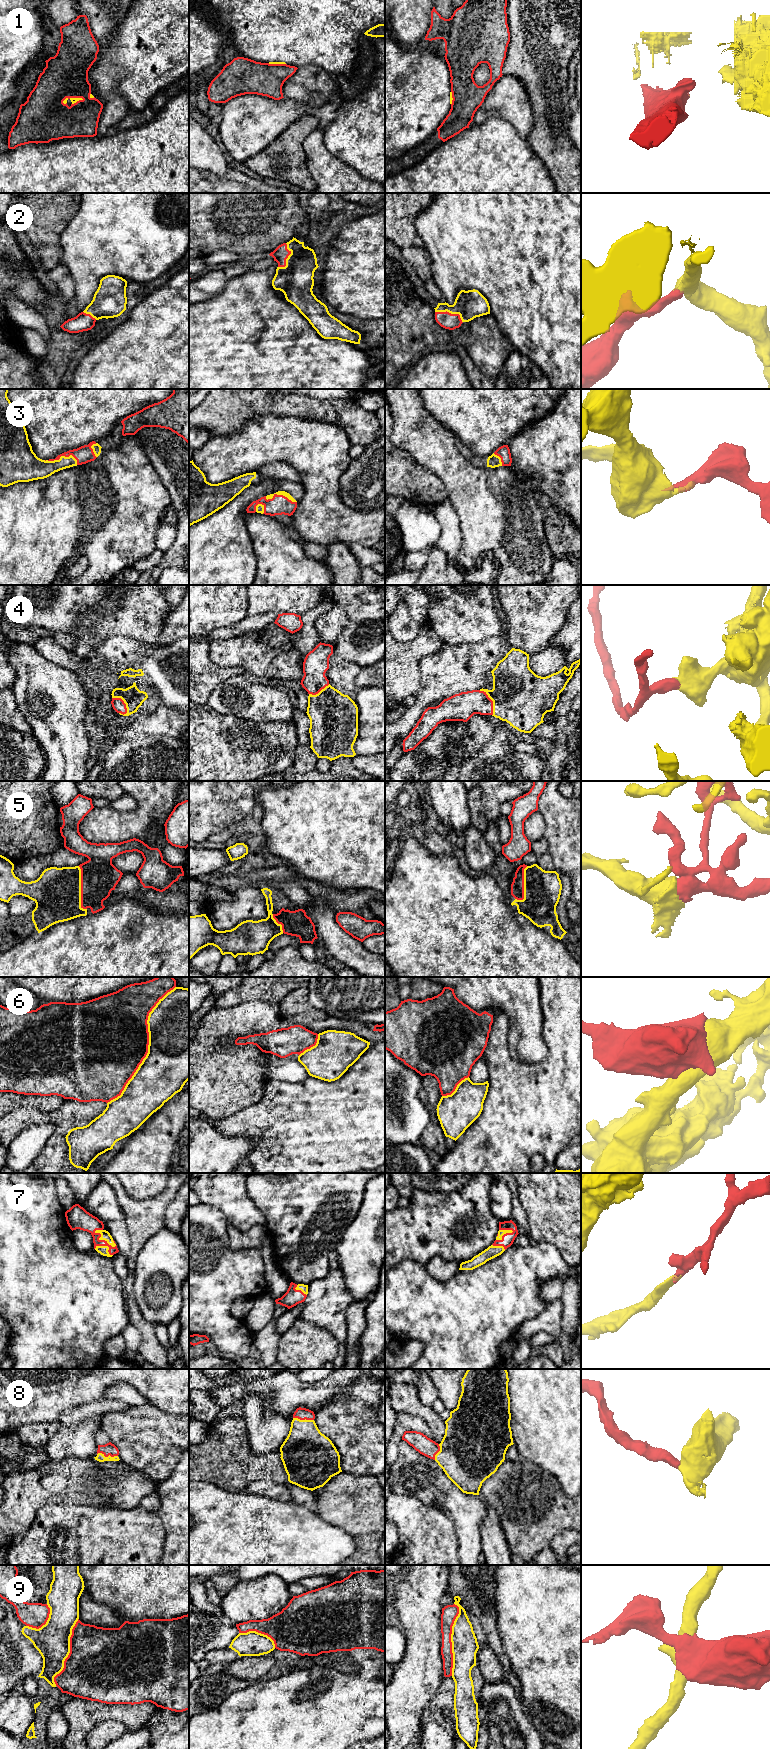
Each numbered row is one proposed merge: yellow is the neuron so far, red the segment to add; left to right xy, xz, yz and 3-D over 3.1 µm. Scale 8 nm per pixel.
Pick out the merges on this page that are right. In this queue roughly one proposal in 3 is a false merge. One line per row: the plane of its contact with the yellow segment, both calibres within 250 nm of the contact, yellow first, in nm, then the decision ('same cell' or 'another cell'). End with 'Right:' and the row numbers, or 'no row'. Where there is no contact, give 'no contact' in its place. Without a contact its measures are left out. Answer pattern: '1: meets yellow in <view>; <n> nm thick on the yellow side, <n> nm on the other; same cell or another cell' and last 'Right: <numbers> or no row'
1: meets yellow in xy; 50 nm thick on the yellow side, 360 nm on the other; another cell
2: meets yellow in yz; 220 nm thick on the yellow side, 130 nm on the other; same cell
3: meets yellow in xy; 190 nm thick on the yellow side, 140 nm on the other; same cell
4: meets yellow in xy; 160 nm thick on the yellow side, 100 nm on the other; same cell
5: meets yellow in xy; 380 nm thick on the yellow side, 300 nm on the other; same cell
6: meets yellow in xy; 500 nm thick on the yellow side, 500 nm on the other; another cell
7: meets yellow in xy; 80 nm thick on the yellow side, 160 nm on the other; same cell
8: meets yellow in xy; 70 nm thick on the yellow side, 100 nm on the other; same cell
9: meets yellow in yz; 200 nm thick on the yellow side, 130 nm on the other; another cell
Right: 2, 3, 4, 5, 7, 8

